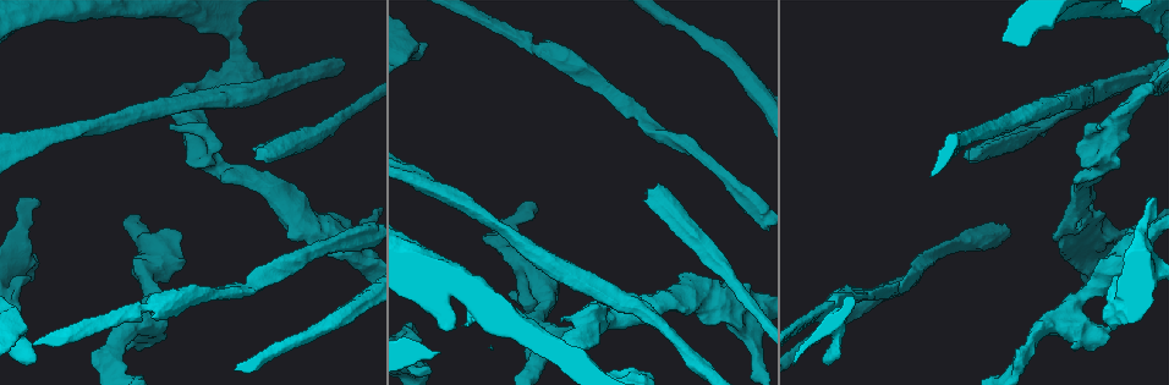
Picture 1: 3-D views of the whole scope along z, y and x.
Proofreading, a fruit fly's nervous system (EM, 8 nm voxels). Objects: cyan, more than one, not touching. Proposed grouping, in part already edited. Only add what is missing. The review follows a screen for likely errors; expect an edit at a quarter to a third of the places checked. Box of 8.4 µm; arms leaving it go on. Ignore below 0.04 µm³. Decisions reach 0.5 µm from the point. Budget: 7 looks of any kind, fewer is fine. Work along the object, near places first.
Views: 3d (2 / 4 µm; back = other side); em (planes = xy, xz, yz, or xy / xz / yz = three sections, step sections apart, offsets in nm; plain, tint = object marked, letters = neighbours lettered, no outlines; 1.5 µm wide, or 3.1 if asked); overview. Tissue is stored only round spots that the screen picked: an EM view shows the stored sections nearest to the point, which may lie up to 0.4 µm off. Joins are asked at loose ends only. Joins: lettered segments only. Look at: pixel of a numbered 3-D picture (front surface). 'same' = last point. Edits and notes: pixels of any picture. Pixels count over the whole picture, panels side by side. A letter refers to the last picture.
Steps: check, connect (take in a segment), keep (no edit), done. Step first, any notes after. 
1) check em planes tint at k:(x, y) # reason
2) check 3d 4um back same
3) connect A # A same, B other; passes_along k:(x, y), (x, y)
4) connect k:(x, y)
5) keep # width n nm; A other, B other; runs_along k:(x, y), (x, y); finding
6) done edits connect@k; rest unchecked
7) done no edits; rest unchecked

check em planes tint at 1:(968, 161) # stops while still wide

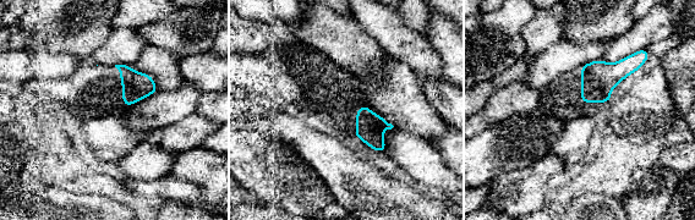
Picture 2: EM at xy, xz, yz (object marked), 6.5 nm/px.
check em planes letters same

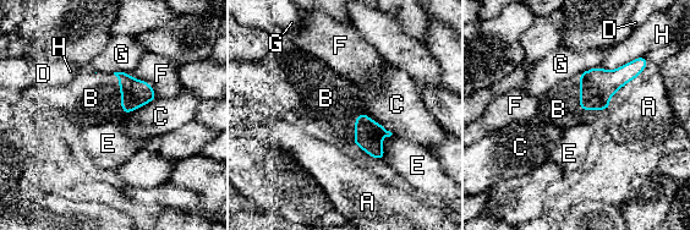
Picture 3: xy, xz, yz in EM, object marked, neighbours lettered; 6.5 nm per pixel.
connect B # A other, B same, C other, D other, E other, F other, G other, H other; passes_along 3:(597, 86), (580, 102), (558, 109); it goes on there

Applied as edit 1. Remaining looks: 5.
check 3d 4um at 1:(1072, 349) # branch stops here

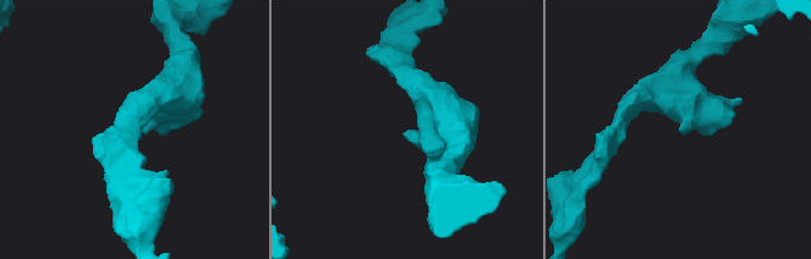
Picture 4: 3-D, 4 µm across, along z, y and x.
check em planes letters at 4:(407, 132) # need the tissue

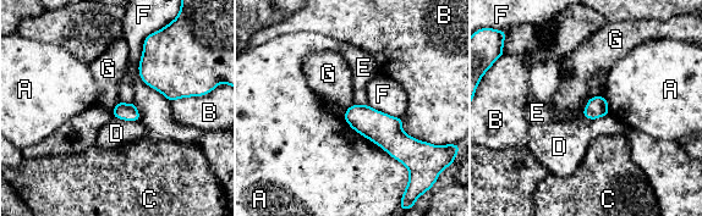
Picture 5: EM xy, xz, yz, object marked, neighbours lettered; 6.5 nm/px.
keep # A other, B other, C other, D other, E other, F other, G other; border 5:(590, 98), (581, 115); no lettered segment goes on from it

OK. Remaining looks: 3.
check em yz step 4 tint at 1:(428, 46) # branch stops here

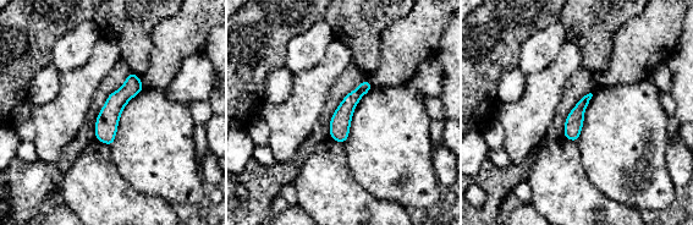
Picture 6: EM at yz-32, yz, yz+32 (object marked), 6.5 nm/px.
check em xz step 4 letters same # cut it another way

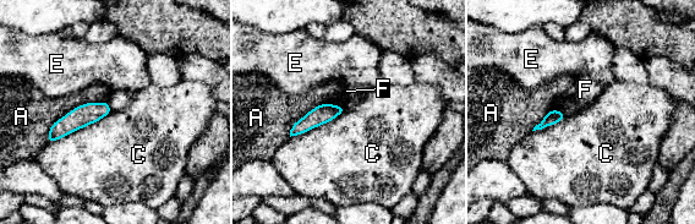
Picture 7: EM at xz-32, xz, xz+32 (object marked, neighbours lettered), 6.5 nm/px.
keep # longest_contact A 480 nm; A other, C other, E other, F other; none of them fits

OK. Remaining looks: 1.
done edits connect@3; rest unchecked

